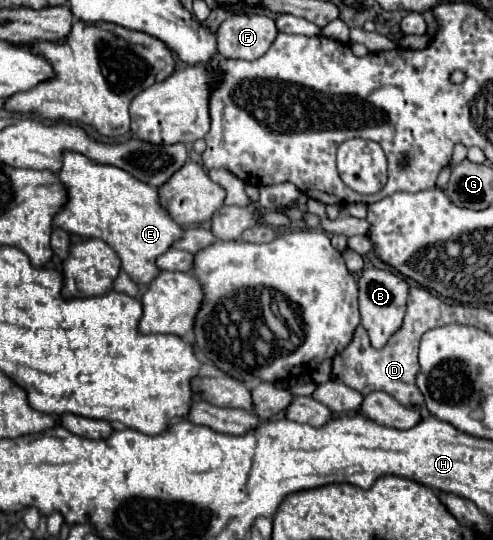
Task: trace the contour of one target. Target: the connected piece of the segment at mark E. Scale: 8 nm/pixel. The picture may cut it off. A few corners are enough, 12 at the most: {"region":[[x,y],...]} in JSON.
{"region":[[63,152],[53,224],[107,242],[137,284],[183,228],[155,188]]}

